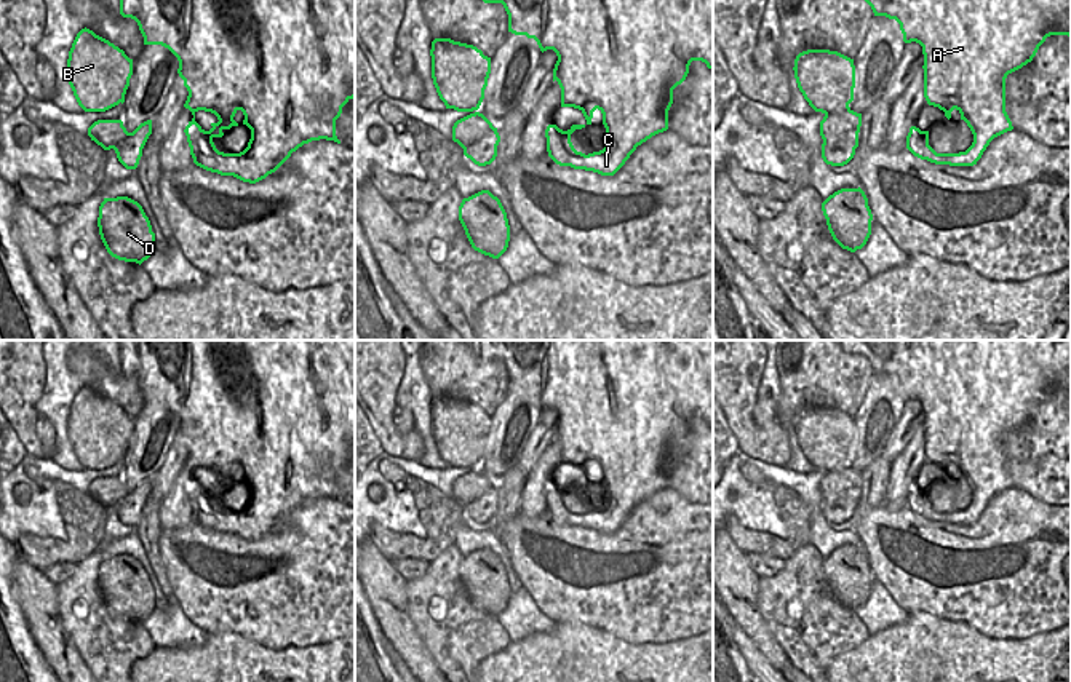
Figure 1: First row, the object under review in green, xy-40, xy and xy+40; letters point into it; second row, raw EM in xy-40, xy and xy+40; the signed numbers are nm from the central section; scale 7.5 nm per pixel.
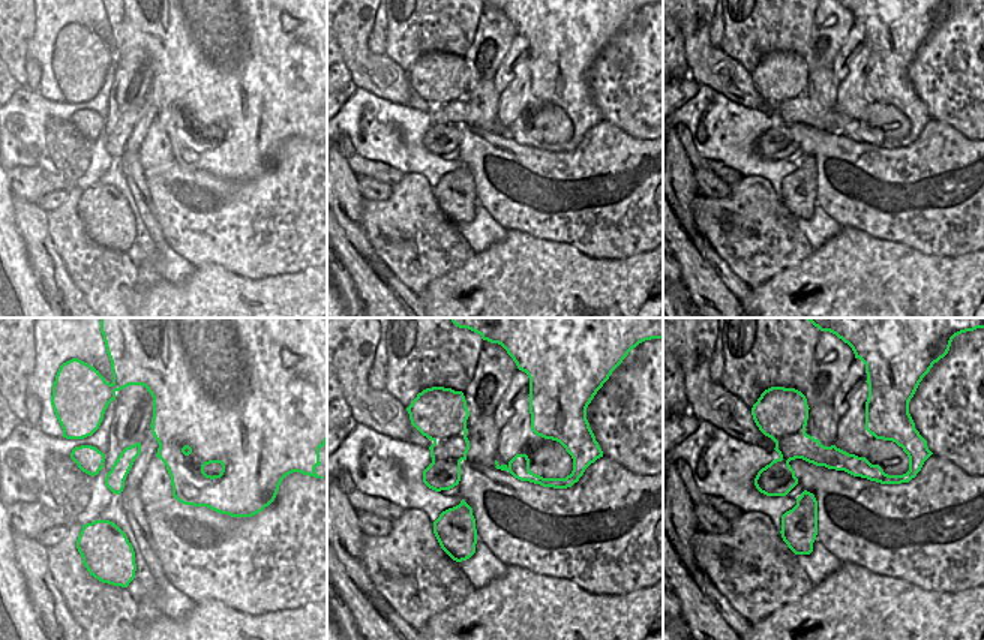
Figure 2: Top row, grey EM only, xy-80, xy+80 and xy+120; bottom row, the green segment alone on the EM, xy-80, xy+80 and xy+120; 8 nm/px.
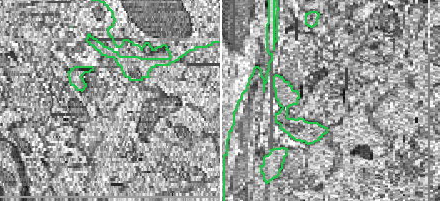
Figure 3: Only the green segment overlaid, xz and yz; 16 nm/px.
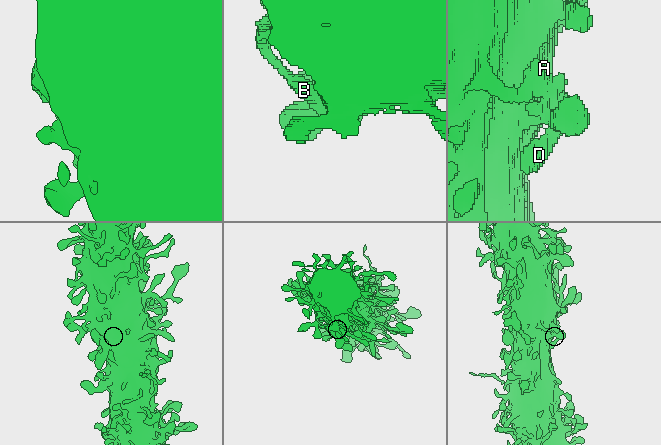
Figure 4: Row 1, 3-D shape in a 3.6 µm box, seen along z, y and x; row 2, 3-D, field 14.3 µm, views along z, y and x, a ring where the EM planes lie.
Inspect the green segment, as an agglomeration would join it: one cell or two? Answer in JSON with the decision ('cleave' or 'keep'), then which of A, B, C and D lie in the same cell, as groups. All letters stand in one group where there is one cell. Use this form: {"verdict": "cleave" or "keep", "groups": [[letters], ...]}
{"verdict": "keep", "groups": [["A", "B", "C", "D"]]}

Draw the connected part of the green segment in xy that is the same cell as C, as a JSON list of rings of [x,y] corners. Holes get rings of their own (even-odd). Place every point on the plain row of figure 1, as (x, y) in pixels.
[[[480,340],[478,355],[504,363],[508,390],[534,396],[542,410],[553,407],[558,414],[553,439],[561,446],[561,465],[579,466],[587,478],[567,489],[547,484],[547,510],[559,524],[614,533],[638,503],[668,487],[673,447],[686,438],[691,420],[702,418],[713,428],[713,340]],[[596,466],[603,471],[606,505],[585,513],[574,506],[571,492],[591,482]]]

